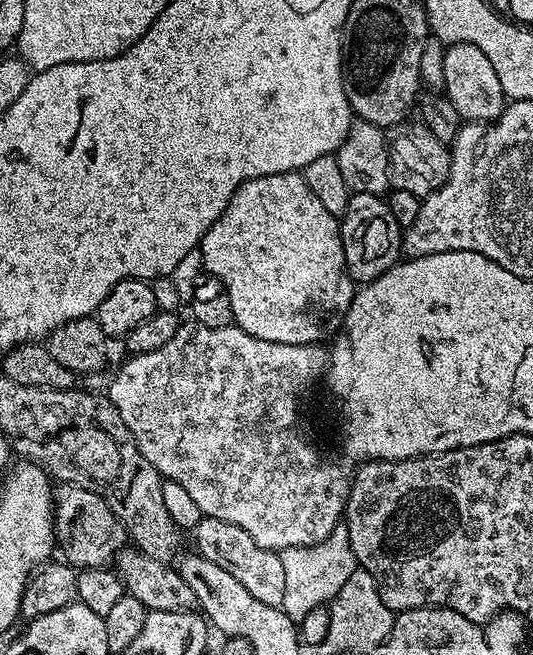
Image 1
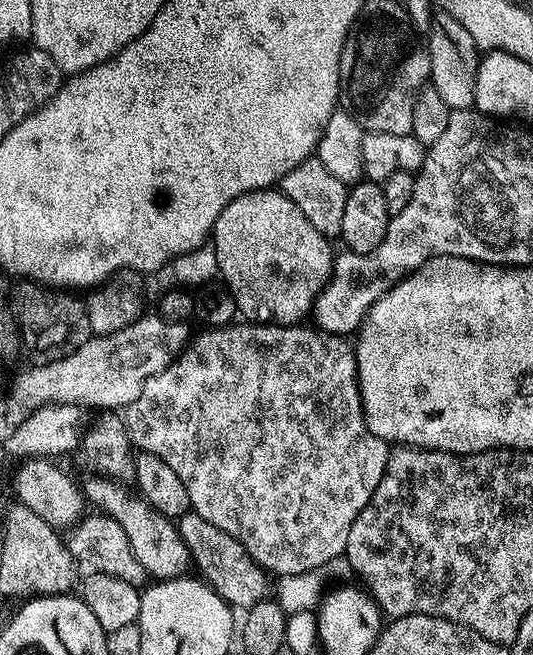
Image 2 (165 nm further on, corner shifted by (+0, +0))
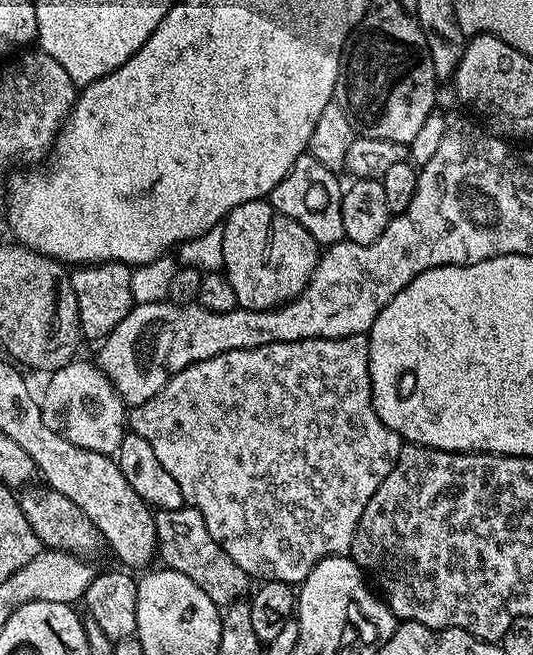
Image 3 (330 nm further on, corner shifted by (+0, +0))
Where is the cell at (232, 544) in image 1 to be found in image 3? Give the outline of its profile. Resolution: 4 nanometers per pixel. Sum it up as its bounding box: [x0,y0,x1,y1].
[155,506,250,606]

